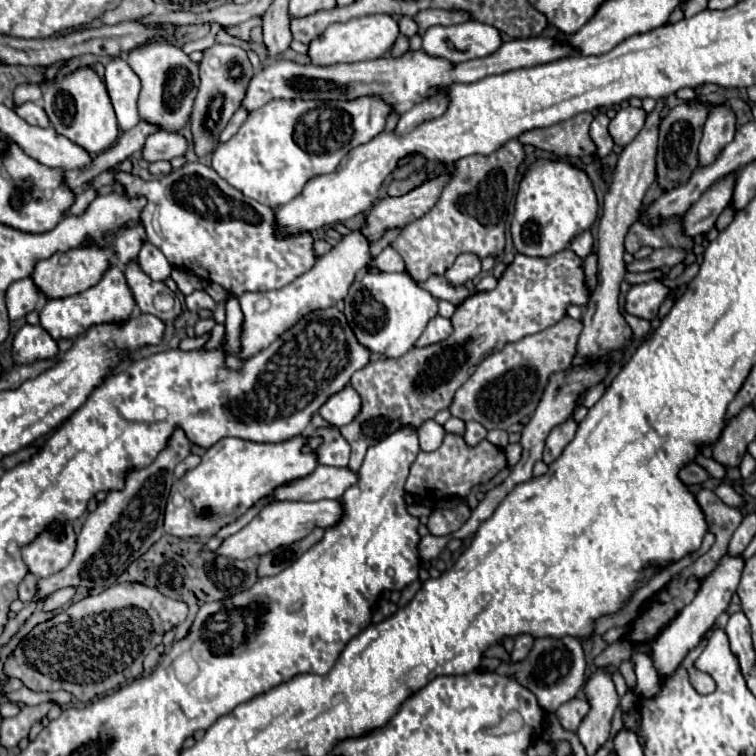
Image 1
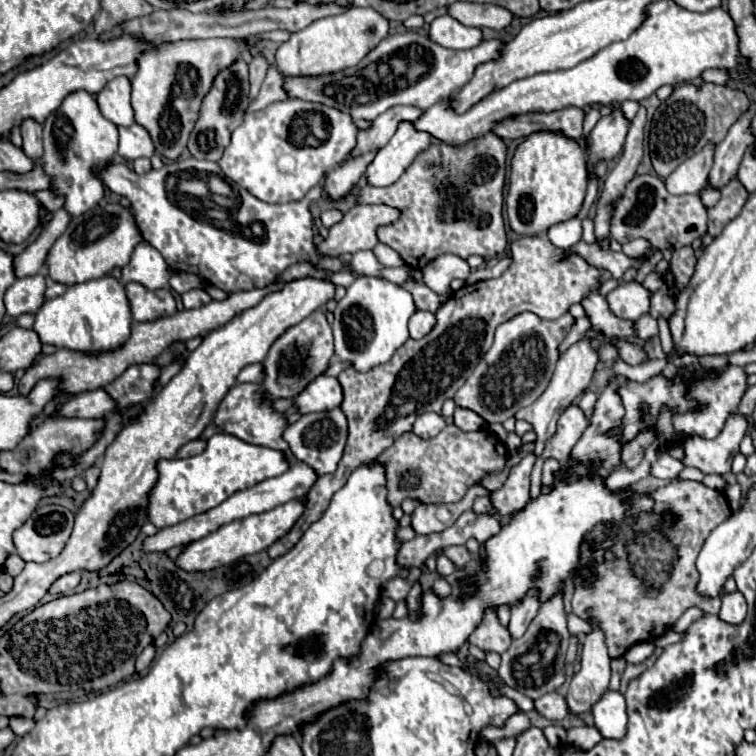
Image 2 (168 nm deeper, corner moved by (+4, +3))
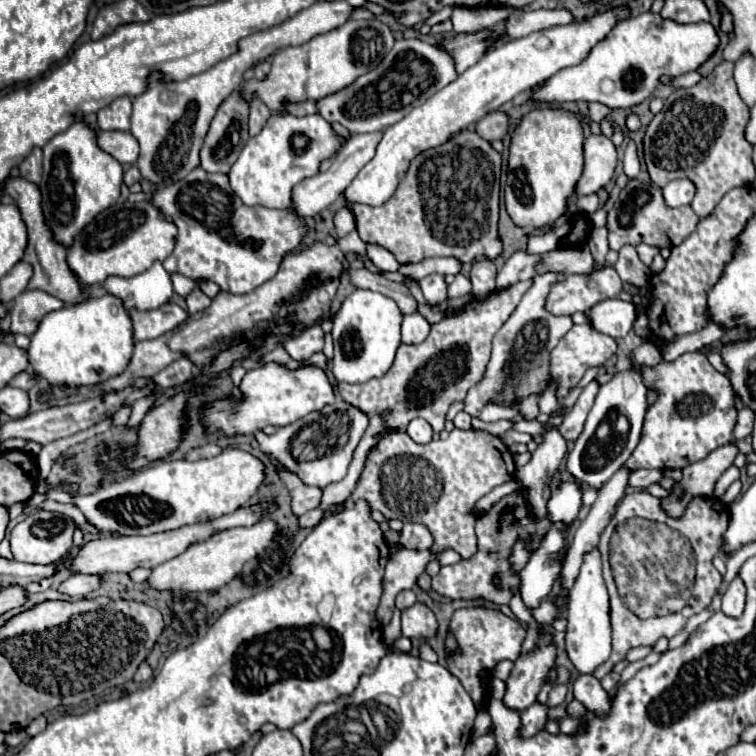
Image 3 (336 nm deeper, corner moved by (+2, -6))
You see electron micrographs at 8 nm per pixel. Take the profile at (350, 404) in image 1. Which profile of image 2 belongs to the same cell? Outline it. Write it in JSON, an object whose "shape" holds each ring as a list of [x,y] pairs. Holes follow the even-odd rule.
{"shape":[[[317,376],[305,386],[305,390],[301,390],[293,398],[293,406],[299,414],[331,410],[331,406],[341,406],[341,402],[343,402],[343,390],[337,378],[331,376]]]}

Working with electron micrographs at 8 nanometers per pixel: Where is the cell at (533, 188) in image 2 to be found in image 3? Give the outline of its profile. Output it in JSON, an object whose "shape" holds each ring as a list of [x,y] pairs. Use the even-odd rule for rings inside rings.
{"shape":[[[559,109],[531,111],[515,129],[507,163],[505,207],[517,227],[529,231],[551,227],[567,213],[567,201],[573,197],[583,173],[583,129],[577,115]]]}

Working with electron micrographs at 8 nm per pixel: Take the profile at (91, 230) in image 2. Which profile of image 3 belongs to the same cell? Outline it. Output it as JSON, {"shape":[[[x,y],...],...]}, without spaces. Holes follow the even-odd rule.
{"shape":[[[125,201],[125,203],[115,203],[111,205],[107,211],[99,213],[69,245],[67,249],[67,263],[69,269],[73,271],[73,275],[79,279],[81,285],[95,285],[95,283],[103,283],[107,277],[111,275],[119,275],[119,277],[131,277],[137,275],[145,269],[149,269],[153,265],[153,261],[163,261],[165,257],[171,255],[173,247],[175,247],[175,235],[177,235],[177,227],[169,221],[163,219],[163,215],[149,203],[149,201]],[[91,231],[99,231],[103,233],[103,241],[93,241],[91,239]]]}

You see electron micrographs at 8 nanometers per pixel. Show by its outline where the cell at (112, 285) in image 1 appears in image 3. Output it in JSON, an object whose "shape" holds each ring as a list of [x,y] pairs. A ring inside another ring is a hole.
{"shape":[[[105,293],[103,297],[89,297],[75,305],[65,305],[59,311],[47,313],[37,331],[31,335],[27,353],[35,375],[45,379],[51,387],[93,387],[95,383],[125,371],[133,353],[133,325],[121,299],[115,295]]]}

